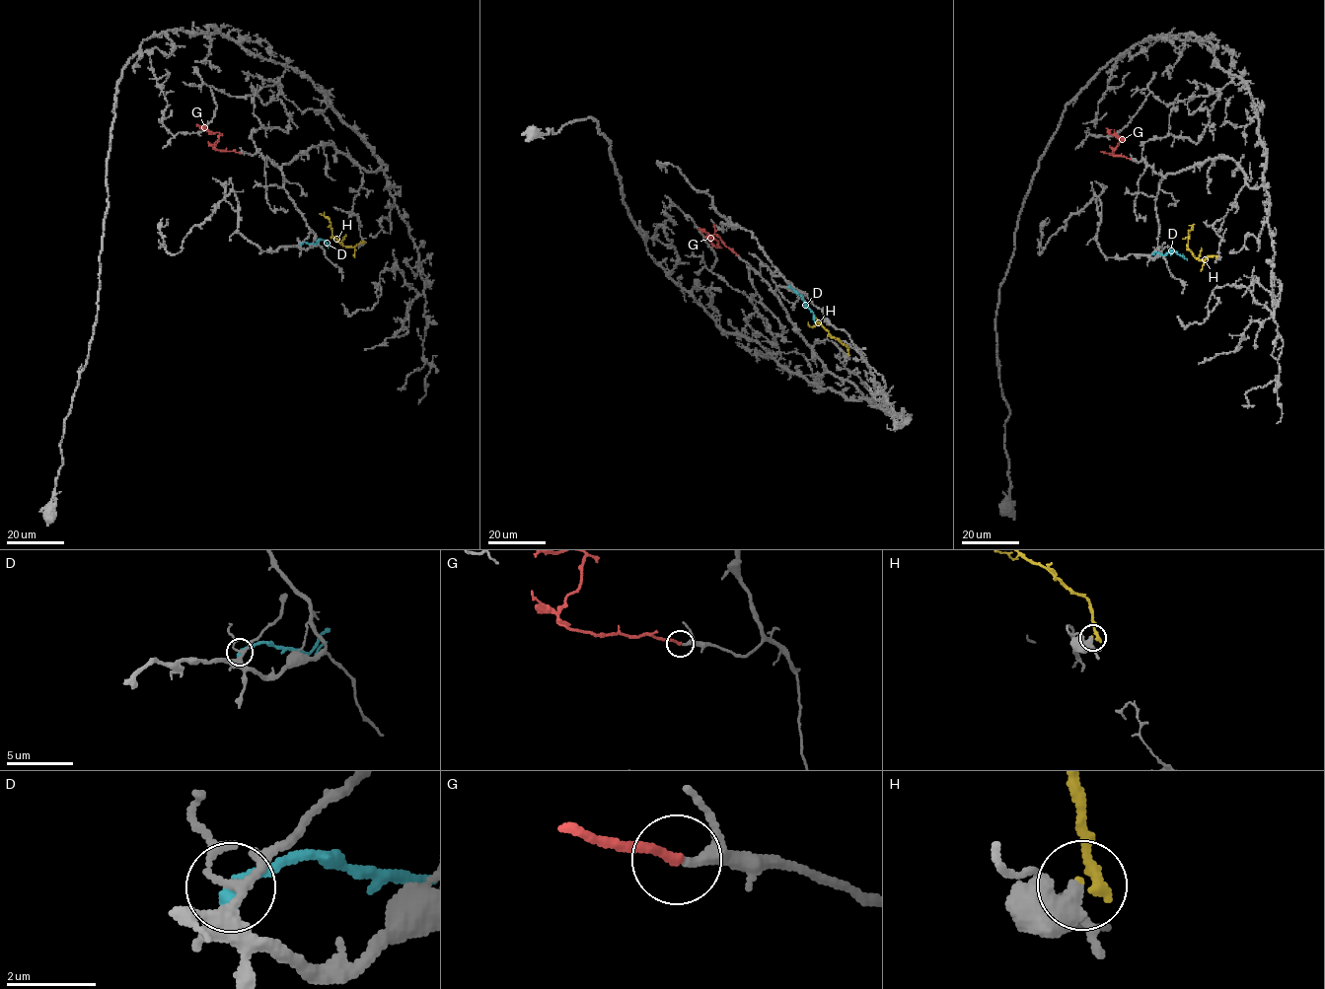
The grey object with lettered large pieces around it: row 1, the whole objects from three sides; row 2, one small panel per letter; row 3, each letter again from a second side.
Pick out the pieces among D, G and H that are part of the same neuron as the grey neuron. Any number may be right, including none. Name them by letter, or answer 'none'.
G

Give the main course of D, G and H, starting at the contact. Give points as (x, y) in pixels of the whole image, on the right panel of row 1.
D: (1152, 253), (1175, 250), (1187, 259)
G: (1130, 159), (1111, 154), (1124, 137), (1112, 135), (1105, 128)
H: (1216, 257), (1197, 259), (1188, 247), (1189, 232), (1193, 227), (1189, 226)

